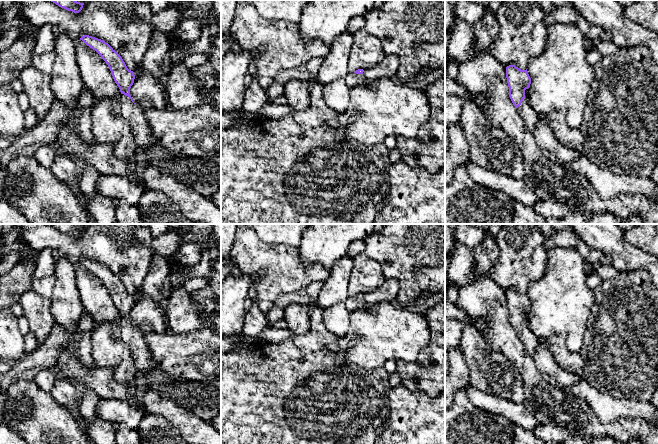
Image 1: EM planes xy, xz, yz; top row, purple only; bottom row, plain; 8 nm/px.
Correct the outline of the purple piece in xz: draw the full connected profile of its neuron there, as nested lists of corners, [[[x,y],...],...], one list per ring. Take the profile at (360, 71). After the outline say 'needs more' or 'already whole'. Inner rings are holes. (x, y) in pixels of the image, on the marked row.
[[[358,69],[355,72],[349,72],[349,74],[344,79],[349,89],[363,85],[367,82],[363,72],[363,69]]]; needs more

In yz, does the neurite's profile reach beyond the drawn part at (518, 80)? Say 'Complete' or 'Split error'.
Split error

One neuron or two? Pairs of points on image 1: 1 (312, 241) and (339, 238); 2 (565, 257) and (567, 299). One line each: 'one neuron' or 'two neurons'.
1: one neuron
2: one neuron

